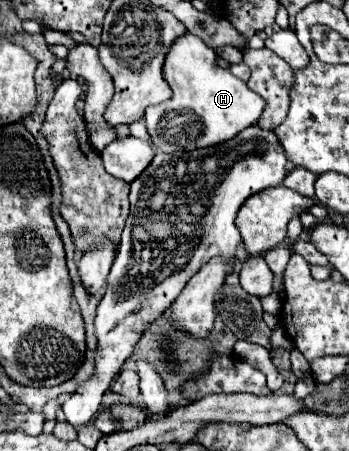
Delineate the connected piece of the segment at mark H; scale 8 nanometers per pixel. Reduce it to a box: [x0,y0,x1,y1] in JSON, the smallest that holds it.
[144,32,264,154]

